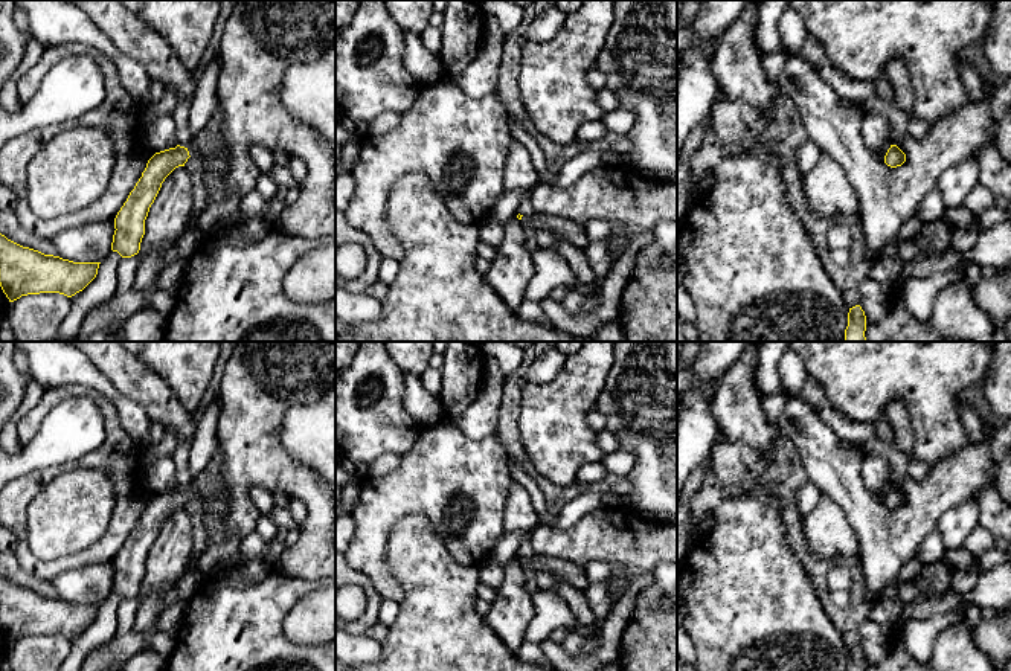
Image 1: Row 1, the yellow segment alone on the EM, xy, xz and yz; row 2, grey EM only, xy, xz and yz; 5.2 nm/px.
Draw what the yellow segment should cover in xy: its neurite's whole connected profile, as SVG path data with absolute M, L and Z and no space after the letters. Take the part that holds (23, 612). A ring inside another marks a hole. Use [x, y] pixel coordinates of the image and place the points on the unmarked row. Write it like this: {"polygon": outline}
{"polygon": "M0 575L0 628L9 644L27 636L59 634L67 639L82 633L98 616L101 604L73 604L23 589Z"}

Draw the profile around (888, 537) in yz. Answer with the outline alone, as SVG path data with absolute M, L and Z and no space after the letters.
M799 395L788 396L776 421L781 435L798 450L808 480L828 494L845 512L860 543L860 564L866 581L868 599L874 602L889 593L907 560L918 555L924 538L938 531L941 517L952 508L974 500L988 483L993 465L993 427L984 425L981 442L968 445L929 470L923 480L904 477L895 486L906 496L901 508L891 509L881 503L863 483L862 464L865 454L855 445L842 441Z

